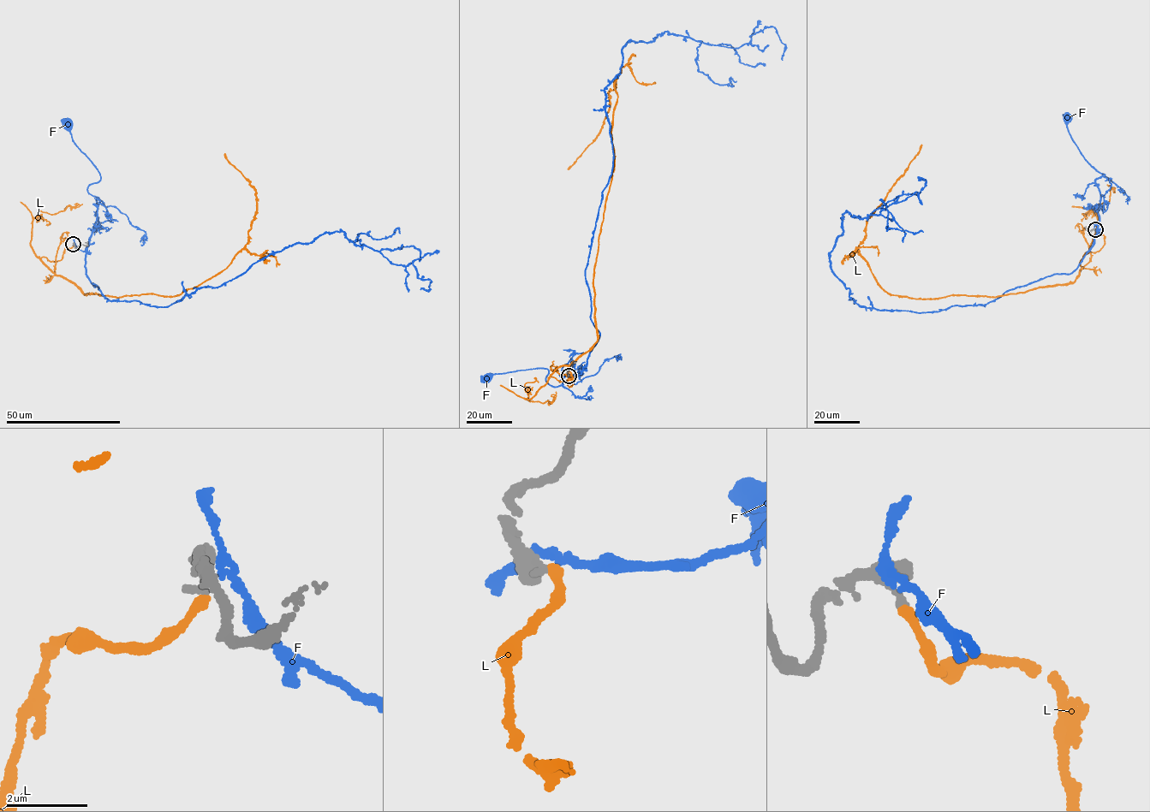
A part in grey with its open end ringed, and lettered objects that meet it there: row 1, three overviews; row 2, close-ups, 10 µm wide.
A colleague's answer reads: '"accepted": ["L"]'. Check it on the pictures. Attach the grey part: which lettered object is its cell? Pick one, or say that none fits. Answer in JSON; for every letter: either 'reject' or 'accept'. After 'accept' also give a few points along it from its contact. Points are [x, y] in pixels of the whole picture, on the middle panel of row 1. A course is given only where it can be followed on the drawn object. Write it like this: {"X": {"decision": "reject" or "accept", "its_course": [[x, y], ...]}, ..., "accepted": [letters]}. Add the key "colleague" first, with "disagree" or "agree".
{"colleague": "disagree", "F": {"decision": "reject"}, "L": {"decision": "reject"}, "accepted": []}

